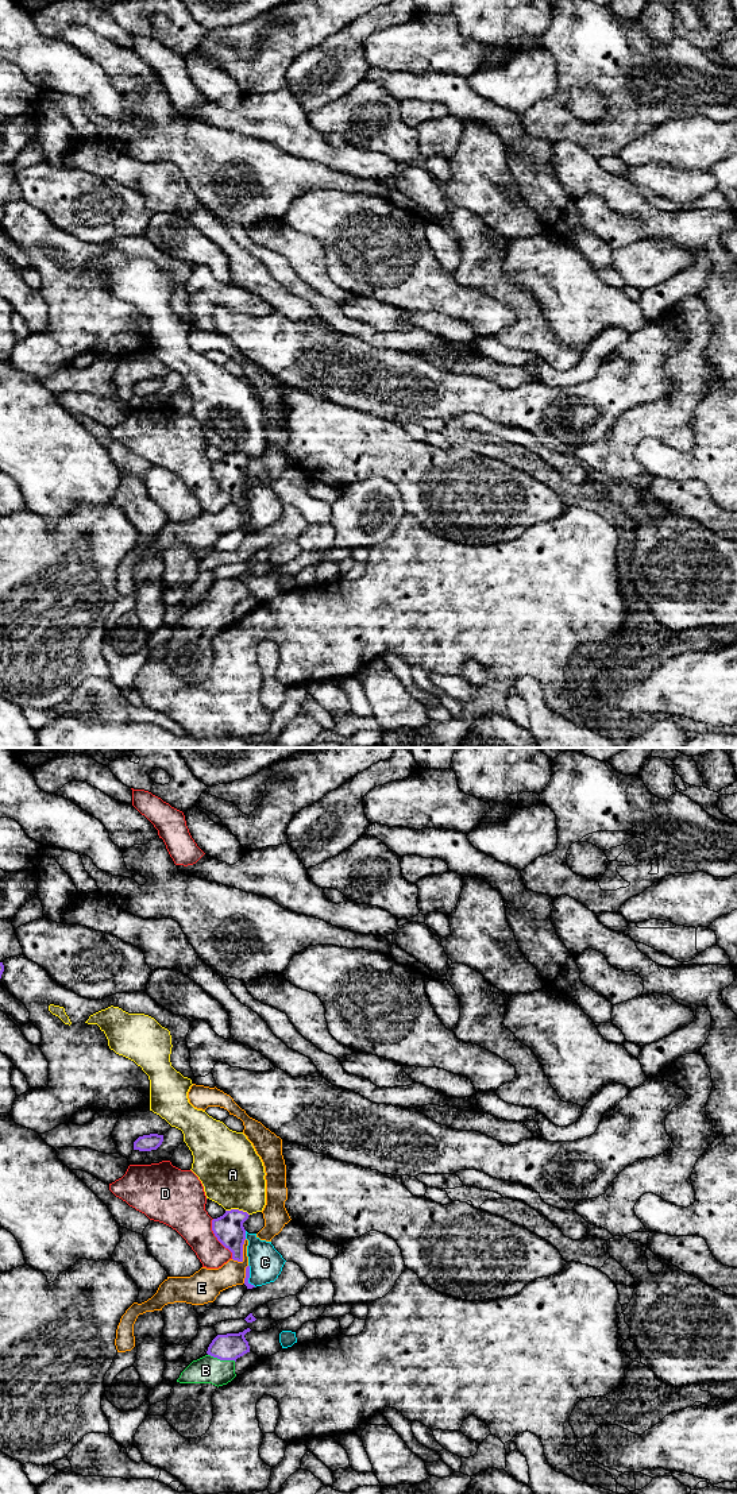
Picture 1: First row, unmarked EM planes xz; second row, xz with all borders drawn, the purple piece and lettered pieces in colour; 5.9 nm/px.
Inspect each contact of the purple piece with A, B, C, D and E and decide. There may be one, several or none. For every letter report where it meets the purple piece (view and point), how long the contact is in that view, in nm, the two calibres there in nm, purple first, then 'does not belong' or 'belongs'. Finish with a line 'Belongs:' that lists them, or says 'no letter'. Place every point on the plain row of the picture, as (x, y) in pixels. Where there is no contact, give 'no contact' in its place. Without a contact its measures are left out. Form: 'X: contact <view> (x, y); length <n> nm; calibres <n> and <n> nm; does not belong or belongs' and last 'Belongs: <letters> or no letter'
A: contact xz (238, 454); length 150 nm; calibres 180 and 380 nm; does not belong
B: contact xz (222, 603); length 170 nm; calibres 160 and 160 nm; belongs
C: contact xz (244, 479); length 50 nm; calibres 180 and 200 nm; does not belong
D: contact xz (217, 483); length 260 nm; calibres 180 and 240 nm; does not belong
E: contact xz (242, 498); length 150 nm; calibres 180 and 160 nm; does not belong
Belongs: B

